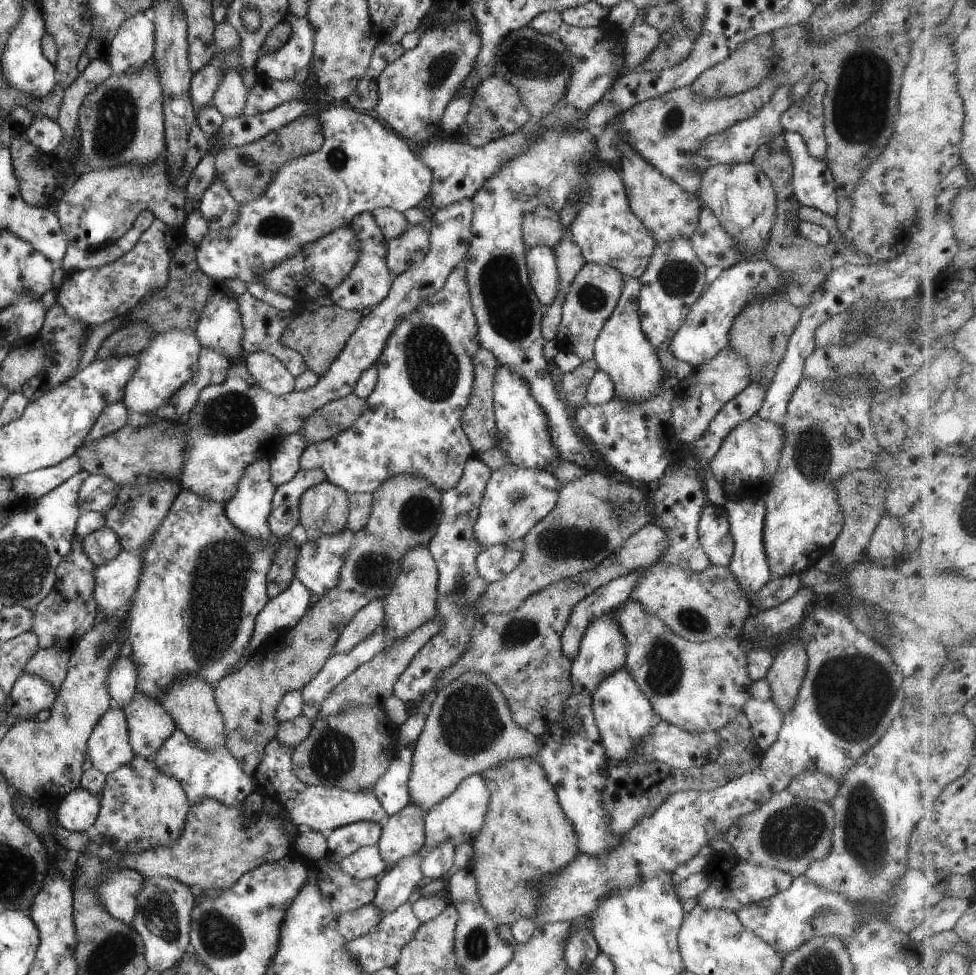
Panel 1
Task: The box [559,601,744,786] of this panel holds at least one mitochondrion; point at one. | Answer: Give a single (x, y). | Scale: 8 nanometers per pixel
(664, 671)

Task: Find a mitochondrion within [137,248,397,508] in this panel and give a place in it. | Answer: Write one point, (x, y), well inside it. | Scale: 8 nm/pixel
(231, 413)

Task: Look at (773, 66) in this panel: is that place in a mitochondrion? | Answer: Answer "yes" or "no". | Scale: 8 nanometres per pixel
no

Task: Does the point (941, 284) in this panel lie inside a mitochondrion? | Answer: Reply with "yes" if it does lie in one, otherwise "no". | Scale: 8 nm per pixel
no

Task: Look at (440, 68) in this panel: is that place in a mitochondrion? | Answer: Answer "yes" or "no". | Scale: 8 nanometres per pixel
yes

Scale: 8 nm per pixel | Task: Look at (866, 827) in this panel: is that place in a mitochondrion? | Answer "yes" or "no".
yes

